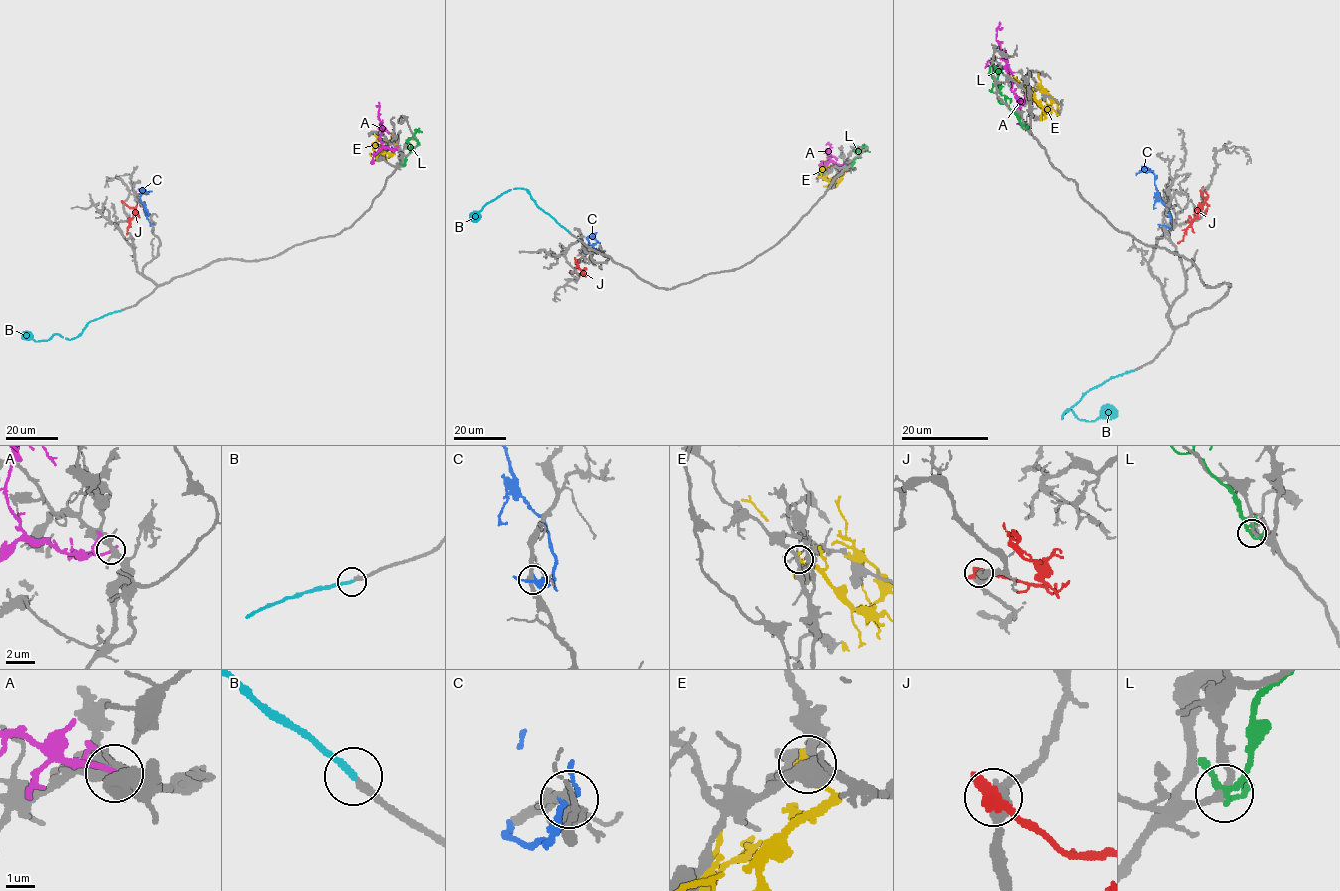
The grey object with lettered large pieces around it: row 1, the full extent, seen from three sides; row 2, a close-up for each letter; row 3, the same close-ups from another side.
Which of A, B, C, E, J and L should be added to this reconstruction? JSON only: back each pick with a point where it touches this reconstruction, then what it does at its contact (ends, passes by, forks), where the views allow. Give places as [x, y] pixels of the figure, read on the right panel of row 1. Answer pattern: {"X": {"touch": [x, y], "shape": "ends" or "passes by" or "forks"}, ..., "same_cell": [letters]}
{"B": {"touch": [1134, 370], "shape": "ends"}, "same_cell": ["B"]}

